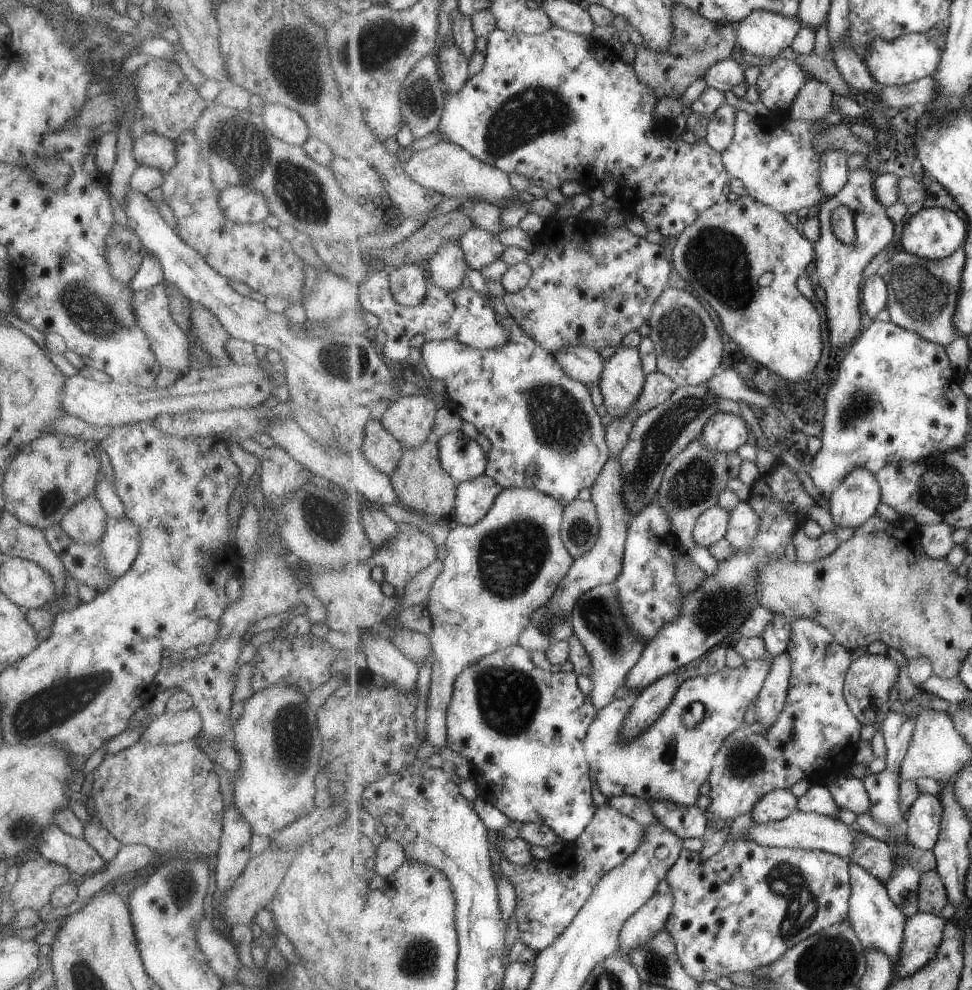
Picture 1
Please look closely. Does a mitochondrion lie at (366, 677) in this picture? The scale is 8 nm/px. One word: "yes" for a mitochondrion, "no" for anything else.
no

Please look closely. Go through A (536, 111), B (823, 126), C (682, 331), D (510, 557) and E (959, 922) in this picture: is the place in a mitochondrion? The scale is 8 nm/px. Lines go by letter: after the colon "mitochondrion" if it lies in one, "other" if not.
A: mitochondrion
B: other
C: mitochondrion
D: mitochondrion
E: other

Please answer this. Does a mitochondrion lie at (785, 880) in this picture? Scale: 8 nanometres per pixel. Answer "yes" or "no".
yes

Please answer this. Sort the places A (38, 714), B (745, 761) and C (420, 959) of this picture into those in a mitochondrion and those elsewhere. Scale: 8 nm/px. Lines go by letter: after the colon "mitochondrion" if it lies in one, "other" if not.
A: mitochondrion
B: mitochondrion
C: mitochondrion

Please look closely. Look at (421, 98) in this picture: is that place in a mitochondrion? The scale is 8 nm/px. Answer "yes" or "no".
yes

